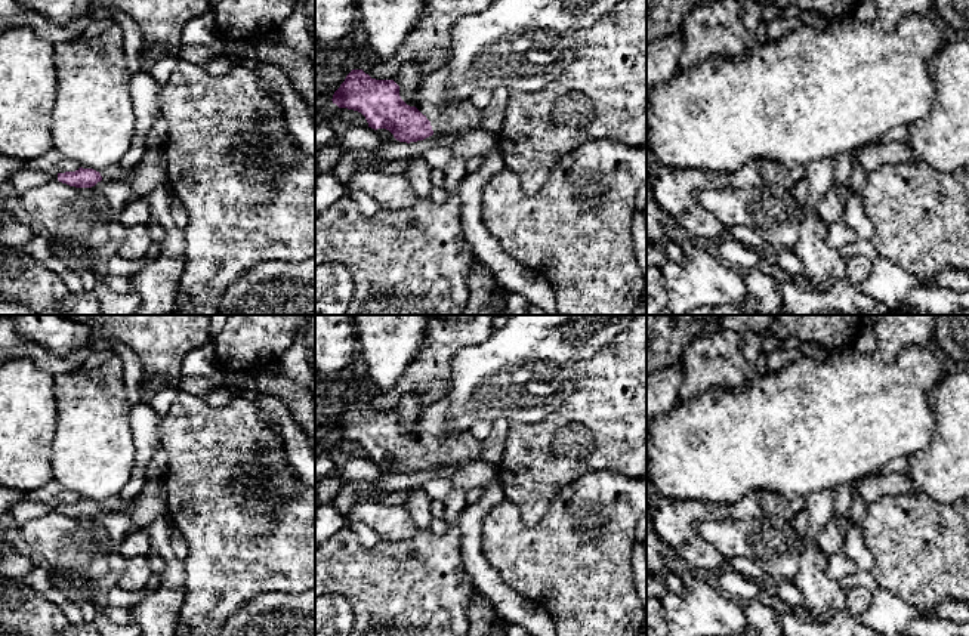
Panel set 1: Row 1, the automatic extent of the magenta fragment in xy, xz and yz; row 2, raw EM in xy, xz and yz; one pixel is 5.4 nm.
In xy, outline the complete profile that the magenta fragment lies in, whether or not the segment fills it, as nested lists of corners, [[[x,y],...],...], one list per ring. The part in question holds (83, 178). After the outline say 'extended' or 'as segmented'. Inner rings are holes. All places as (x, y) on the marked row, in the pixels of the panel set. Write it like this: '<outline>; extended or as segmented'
[[[115,164],[115,166],[102,169],[101,172],[80,167],[75,172],[58,173],[58,180],[70,186],[75,186],[75,188],[92,188],[102,179],[104,180],[121,180],[121,182],[129,183],[133,175],[135,175],[135,167],[126,169],[126,167]]]; extended

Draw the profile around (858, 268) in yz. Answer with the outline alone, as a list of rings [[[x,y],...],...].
[[[851,256],[846,259],[846,278],[857,287],[870,277],[873,263],[870,257],[865,256]]]

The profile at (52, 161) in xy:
[[[53,148],[38,158],[28,160],[25,169],[46,173],[65,173],[78,170],[80,164]]]

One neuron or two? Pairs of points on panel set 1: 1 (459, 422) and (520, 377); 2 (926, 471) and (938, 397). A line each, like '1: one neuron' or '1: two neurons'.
1: one neuron
2: one neuron

